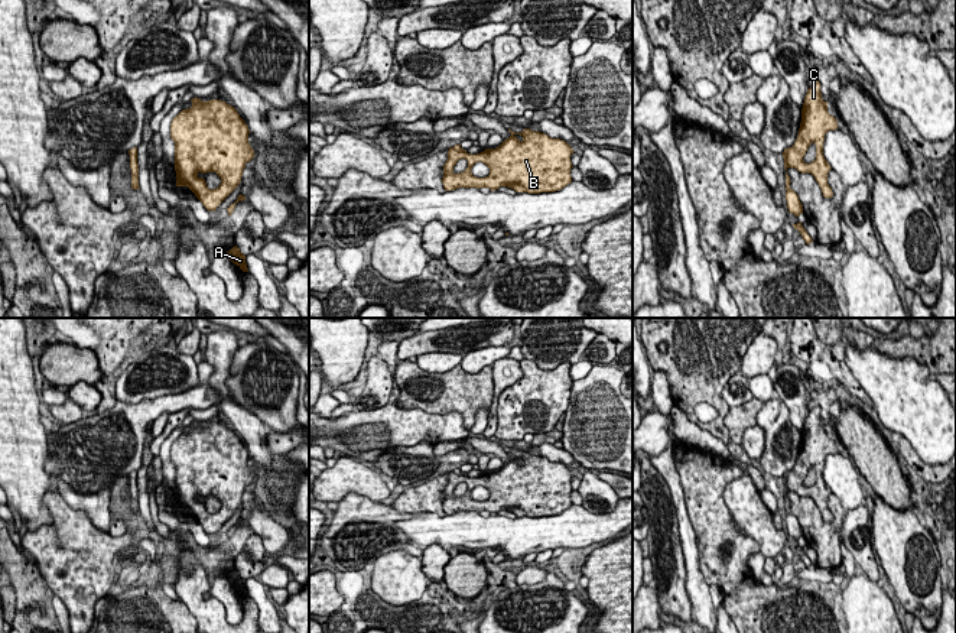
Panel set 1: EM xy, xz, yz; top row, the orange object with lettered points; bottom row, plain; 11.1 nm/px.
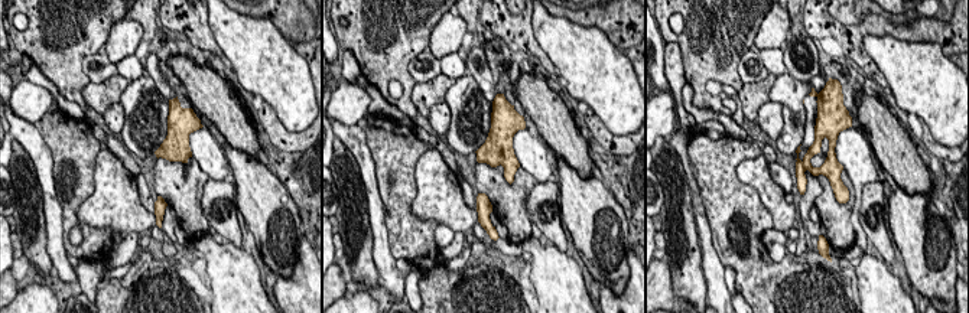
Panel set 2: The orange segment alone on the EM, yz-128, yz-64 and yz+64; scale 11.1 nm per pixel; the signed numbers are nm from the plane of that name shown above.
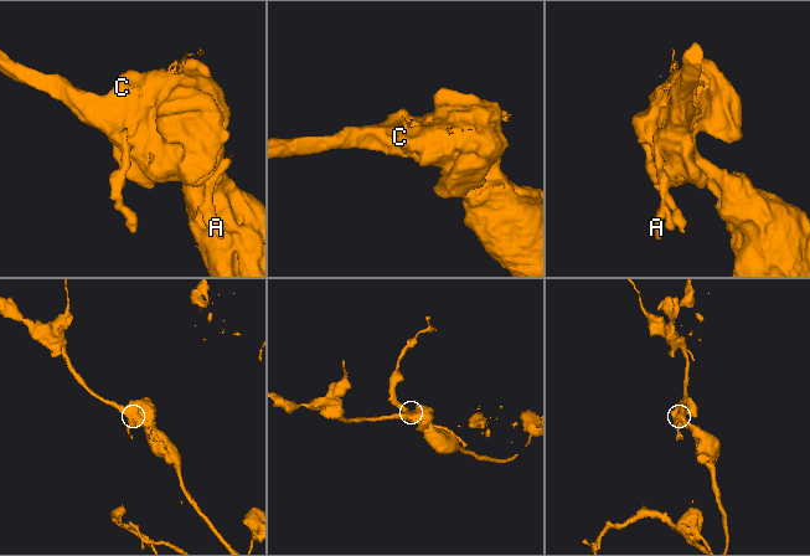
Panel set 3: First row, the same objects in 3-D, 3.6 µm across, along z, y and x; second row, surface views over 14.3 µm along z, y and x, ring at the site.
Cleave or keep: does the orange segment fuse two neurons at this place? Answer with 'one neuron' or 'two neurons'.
two neurons

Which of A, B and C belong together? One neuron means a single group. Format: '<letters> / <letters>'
A / B C

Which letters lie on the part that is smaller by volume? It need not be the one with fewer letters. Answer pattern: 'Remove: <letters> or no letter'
Remove: A

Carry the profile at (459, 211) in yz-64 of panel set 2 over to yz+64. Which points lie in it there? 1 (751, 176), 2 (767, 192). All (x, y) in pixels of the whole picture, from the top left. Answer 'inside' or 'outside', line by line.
1: inside
2: inside

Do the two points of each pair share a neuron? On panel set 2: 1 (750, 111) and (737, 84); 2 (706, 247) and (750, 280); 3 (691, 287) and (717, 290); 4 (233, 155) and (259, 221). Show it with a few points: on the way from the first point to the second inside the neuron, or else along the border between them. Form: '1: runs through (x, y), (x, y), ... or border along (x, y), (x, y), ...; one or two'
1: border along (742, 84), (738, 98), (745, 117); two
2: border along (708, 221), (712, 247), (724, 267); two
3: border along (699, 256), (706, 297); two
4: runs through (249, 170), (259, 191), (259, 205); one

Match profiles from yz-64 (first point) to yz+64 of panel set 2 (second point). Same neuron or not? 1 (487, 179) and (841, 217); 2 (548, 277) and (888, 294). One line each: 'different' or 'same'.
1: same
2: same

